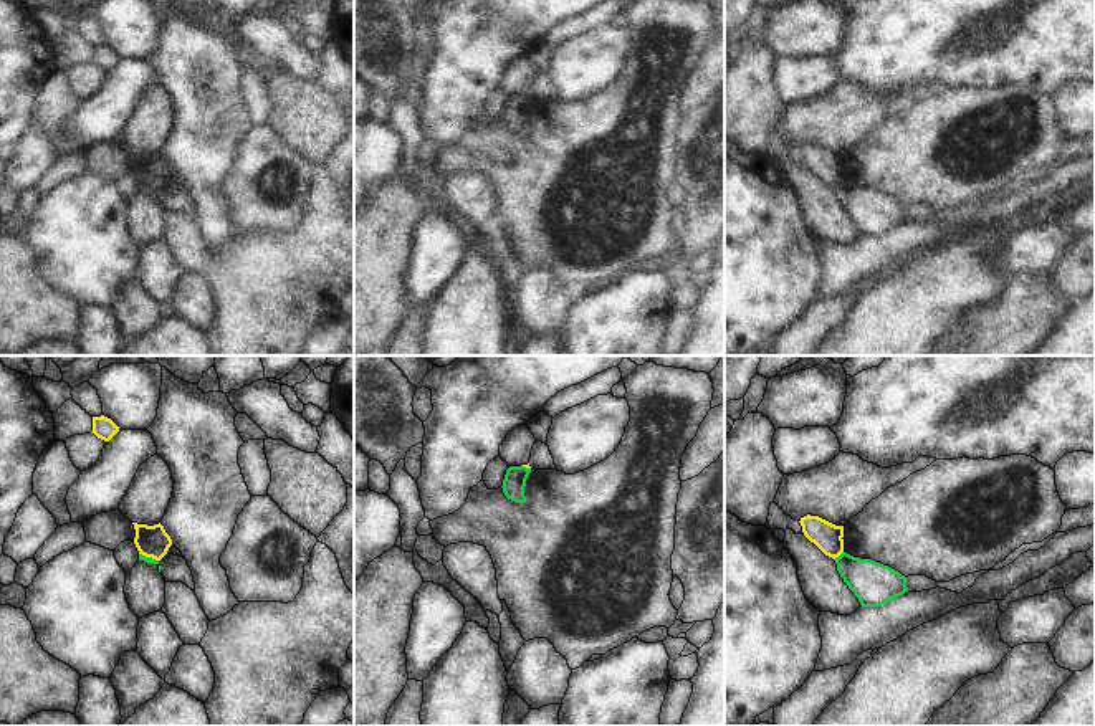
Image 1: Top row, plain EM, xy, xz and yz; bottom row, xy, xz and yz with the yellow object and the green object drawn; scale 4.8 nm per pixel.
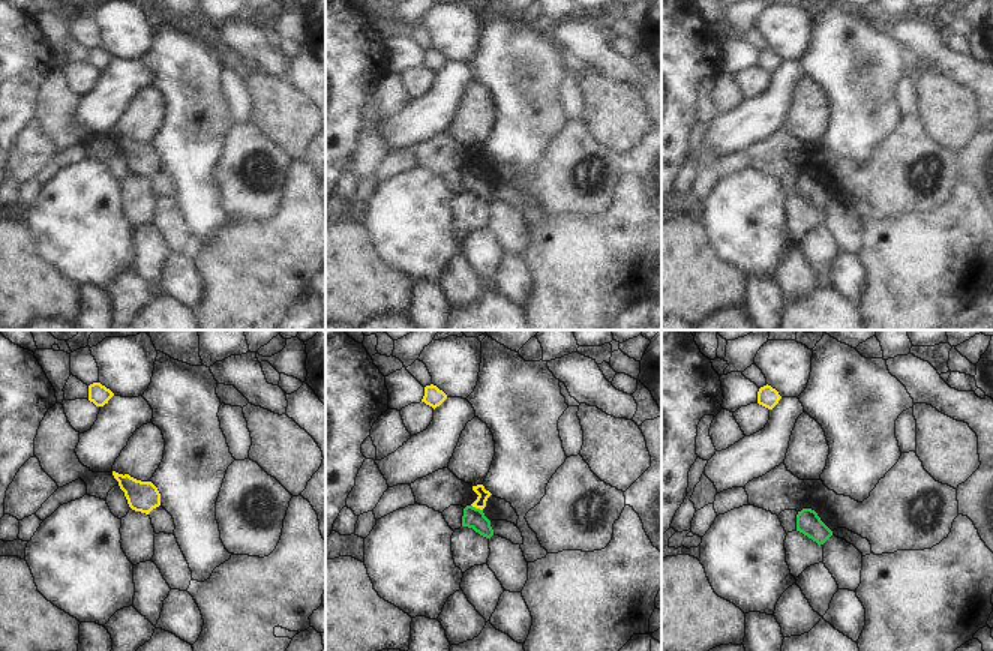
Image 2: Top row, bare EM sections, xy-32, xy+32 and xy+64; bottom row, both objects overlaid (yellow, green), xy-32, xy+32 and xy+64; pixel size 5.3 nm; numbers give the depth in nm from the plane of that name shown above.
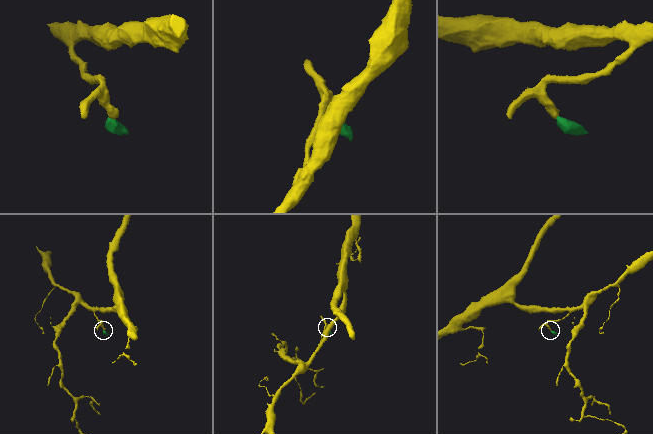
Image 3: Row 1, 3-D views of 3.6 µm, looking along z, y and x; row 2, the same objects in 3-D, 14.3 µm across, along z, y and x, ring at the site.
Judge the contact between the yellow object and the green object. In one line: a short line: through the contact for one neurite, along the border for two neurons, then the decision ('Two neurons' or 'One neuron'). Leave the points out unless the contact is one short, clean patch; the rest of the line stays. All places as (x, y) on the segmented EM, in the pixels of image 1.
Line: yz (842, 551), (834, 559). Two neurons.

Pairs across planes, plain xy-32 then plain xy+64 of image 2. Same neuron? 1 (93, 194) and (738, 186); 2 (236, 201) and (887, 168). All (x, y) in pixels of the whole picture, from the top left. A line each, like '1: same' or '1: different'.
1: same
2: same

